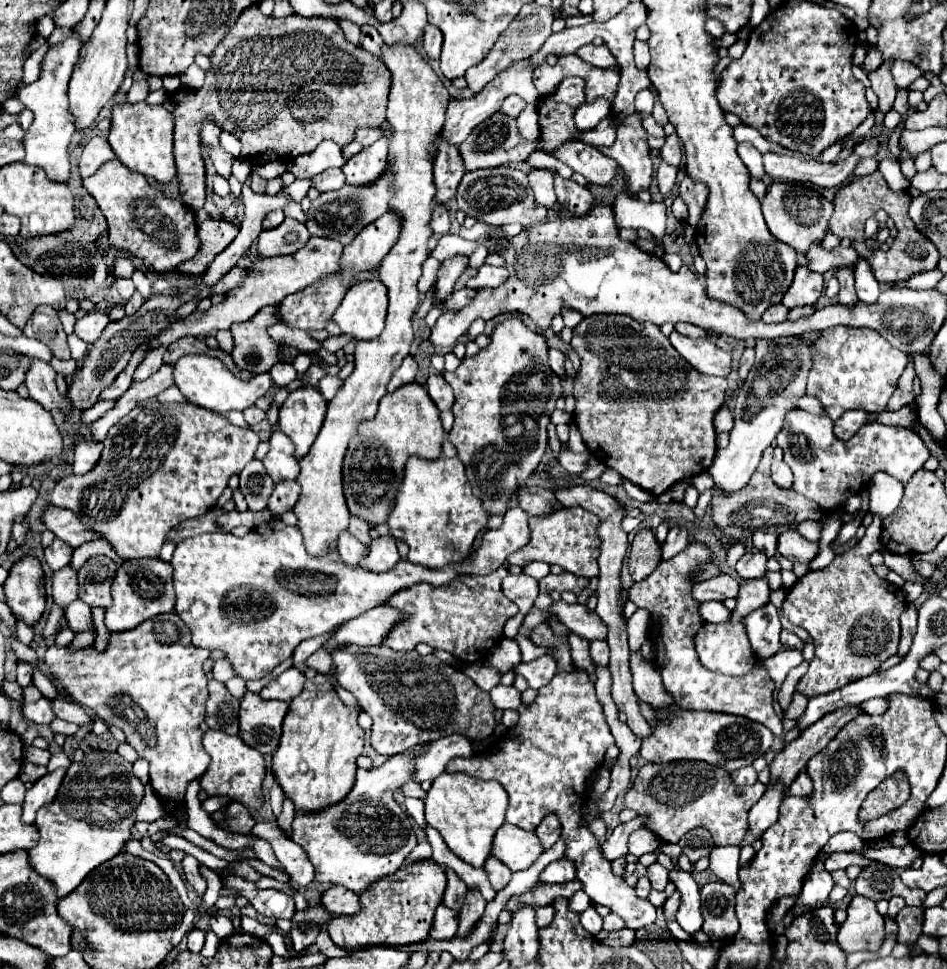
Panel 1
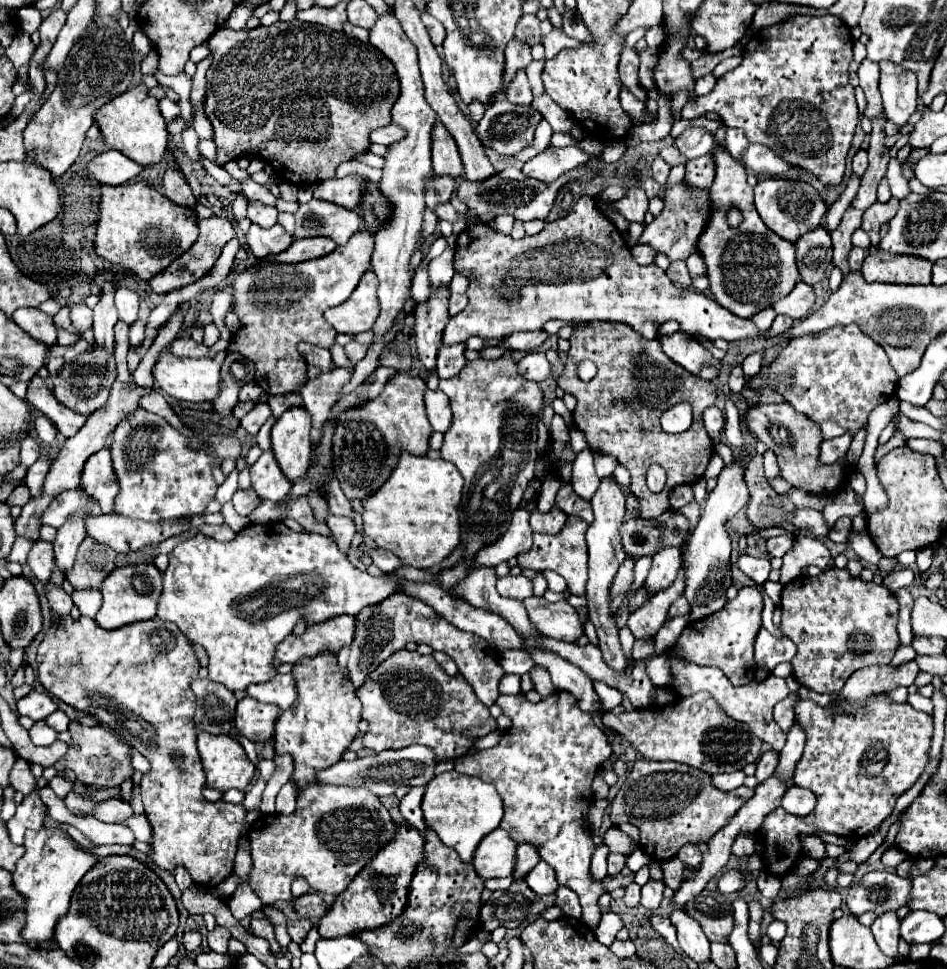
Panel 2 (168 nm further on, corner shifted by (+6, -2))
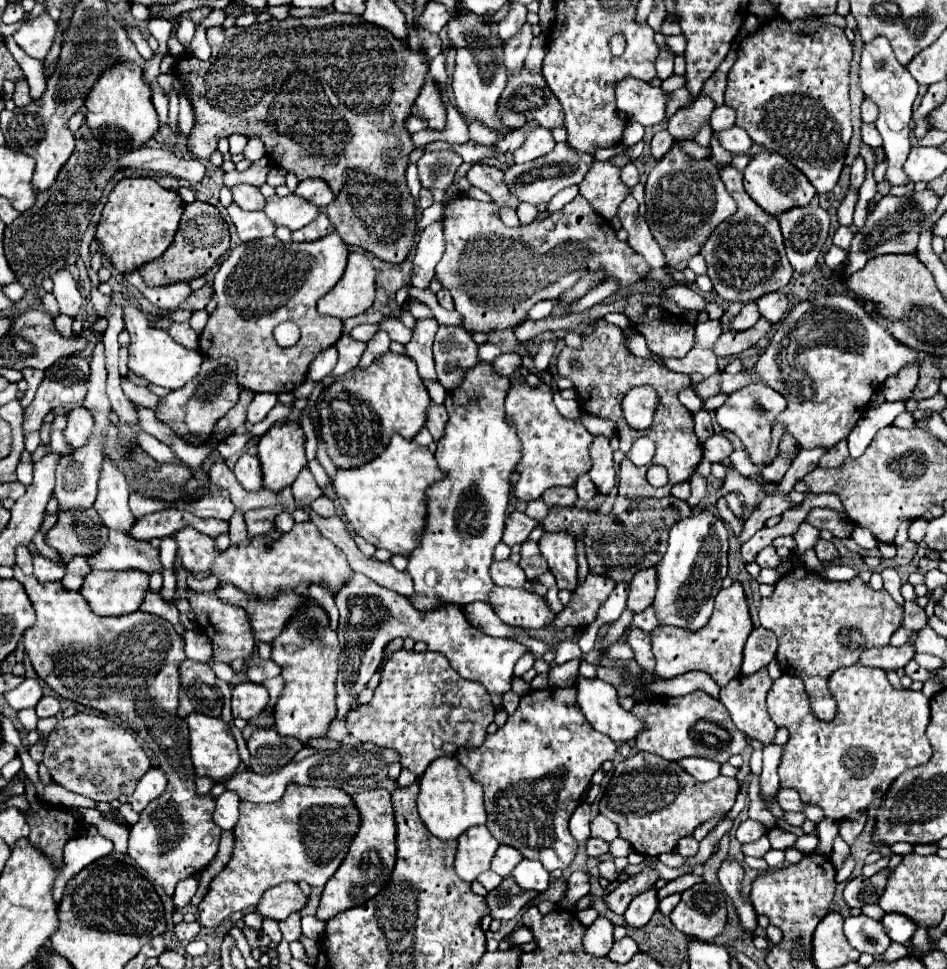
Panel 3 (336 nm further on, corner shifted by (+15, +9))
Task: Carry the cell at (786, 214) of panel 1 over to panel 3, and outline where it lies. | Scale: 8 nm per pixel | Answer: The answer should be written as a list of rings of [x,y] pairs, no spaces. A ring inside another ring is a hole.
[[[768,150],[758,152],[746,166],[744,188],[750,194],[750,198],[772,216],[778,216],[792,206],[806,206],[816,196],[814,186],[808,182],[808,178],[804,178],[800,170],[796,170],[796,166],[792,166],[782,154],[768,152]]]

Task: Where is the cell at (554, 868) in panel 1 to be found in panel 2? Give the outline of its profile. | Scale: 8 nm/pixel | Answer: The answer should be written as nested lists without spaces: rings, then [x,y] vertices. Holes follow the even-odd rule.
[[[539,861],[529,873],[527,873],[527,885],[537,893],[537,895],[549,895],[557,891],[557,877],[553,873],[553,867],[549,867],[545,861]]]

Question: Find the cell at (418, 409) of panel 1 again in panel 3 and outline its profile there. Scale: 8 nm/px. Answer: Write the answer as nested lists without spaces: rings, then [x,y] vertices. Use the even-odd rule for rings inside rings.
[[[386,352],[368,368],[354,368],[332,382],[322,394],[318,418],[334,466],[356,468],[374,460],[388,446],[392,434],[412,440],[424,426],[428,408],[430,396],[412,358]]]

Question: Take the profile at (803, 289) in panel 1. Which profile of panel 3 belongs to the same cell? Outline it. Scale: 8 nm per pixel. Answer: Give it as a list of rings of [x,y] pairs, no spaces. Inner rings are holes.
[[[776,292],[776,294],[766,294],[756,304],[758,304],[758,312],[762,318],[766,318],[770,324],[778,324],[786,314],[788,298],[786,298],[786,294]]]

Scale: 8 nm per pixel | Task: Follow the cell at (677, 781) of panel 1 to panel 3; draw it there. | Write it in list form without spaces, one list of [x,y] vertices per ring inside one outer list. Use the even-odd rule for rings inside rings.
[[[638,752],[620,762],[606,786],[600,800],[600,814],[610,818],[618,826],[620,838],[628,840],[630,846],[644,856],[660,856],[674,852],[676,844],[684,836],[692,836],[694,830],[714,818],[728,814],[738,796],[736,778],[718,776],[710,782],[698,782],[684,772],[676,762],[656,758],[652,754]],[[644,764],[672,764],[666,770],[634,770],[632,766]]]

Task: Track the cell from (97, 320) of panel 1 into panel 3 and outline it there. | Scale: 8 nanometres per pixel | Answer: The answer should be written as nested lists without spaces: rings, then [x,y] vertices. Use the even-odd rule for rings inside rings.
[[[58,270],[52,276],[54,282],[54,290],[52,294],[58,300],[60,306],[60,314],[68,314],[68,316],[76,316],[80,306],[82,306],[82,294],[78,290],[78,282],[72,276],[72,272],[68,270]]]

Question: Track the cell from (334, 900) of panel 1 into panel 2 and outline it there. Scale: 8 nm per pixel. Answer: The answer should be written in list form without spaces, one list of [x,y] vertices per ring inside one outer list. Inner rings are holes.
[[[307,893],[307,895],[301,895],[295,903],[293,903],[295,911],[305,915],[305,917],[311,917],[311,919],[317,919],[317,917],[323,917],[327,907],[325,907],[325,901],[321,899],[321,895],[317,893]]]

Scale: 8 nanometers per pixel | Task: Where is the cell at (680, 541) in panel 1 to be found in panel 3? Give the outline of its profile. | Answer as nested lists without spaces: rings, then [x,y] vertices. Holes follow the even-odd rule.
[[[656,568],[636,574],[636,578],[634,578],[632,586],[630,586],[626,608],[630,612],[638,614],[638,612],[646,610],[652,604],[654,594],[656,594]]]

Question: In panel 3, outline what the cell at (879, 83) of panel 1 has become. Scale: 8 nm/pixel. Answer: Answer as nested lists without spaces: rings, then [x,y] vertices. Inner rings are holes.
[[[848,190],[846,198],[842,200],[842,204],[840,204],[840,208],[838,208],[838,222],[840,222],[842,226],[850,226],[850,224],[852,224],[852,212],[854,212],[856,200],[858,200],[856,190]]]

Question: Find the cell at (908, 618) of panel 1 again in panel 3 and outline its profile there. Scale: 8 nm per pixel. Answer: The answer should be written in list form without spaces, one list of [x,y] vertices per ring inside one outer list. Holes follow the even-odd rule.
[[[884,568],[880,574],[882,574],[882,578],[884,578],[884,588],[888,590],[888,594],[890,594],[898,604],[902,604],[904,598],[902,598],[902,594],[900,594],[900,578],[898,578],[896,570],[894,570],[894,568]]]

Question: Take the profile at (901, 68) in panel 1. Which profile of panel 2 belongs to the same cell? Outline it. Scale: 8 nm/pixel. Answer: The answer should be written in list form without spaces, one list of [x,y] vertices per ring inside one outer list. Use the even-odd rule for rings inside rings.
[[[879,61],[879,67],[879,91],[885,115],[897,127],[903,127],[917,107],[917,77],[891,61]]]

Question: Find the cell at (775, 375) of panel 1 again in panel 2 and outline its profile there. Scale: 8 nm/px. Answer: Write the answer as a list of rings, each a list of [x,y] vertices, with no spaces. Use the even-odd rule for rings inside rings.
[[[741,457],[727,463],[719,477],[717,487],[707,495],[703,515],[699,525],[695,527],[691,539],[687,541],[687,549],[683,553],[683,567],[685,567],[685,597],[689,597],[693,619],[709,617],[711,613],[719,611],[725,601],[725,591],[731,585],[731,539],[725,529],[729,517],[733,517],[739,509],[743,509],[749,501],[749,491],[745,483],[745,463]]]

